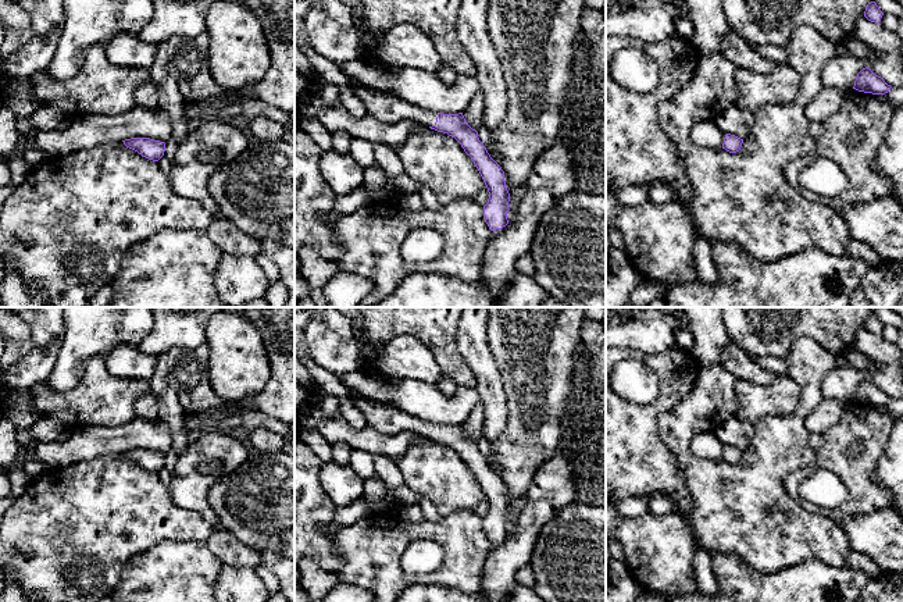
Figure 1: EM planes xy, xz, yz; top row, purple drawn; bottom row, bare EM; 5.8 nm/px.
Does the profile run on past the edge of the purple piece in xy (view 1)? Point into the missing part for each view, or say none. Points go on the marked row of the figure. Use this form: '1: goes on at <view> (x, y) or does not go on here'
1: does not go on here

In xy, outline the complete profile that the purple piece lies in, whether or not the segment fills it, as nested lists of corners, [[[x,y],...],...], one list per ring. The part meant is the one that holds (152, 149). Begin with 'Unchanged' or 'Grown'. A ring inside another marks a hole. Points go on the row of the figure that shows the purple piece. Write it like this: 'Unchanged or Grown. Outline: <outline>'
Unchanged. Outline: [[[131,138],[122,142],[126,147],[138,152],[143,157],[153,161],[158,161],[164,156],[164,152],[165,152],[164,142],[154,140],[150,138]]]

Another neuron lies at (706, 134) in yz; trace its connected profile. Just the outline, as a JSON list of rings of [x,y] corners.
[[[710,120],[695,124],[689,136],[696,146],[717,150],[722,147],[725,133]]]

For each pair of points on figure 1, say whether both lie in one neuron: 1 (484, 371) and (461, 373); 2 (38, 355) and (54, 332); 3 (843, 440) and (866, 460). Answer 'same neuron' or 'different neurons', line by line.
1: different neurons
2: same neuron
3: same neuron

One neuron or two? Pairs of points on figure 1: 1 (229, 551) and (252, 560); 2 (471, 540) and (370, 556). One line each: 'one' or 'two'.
1: one
2: one

